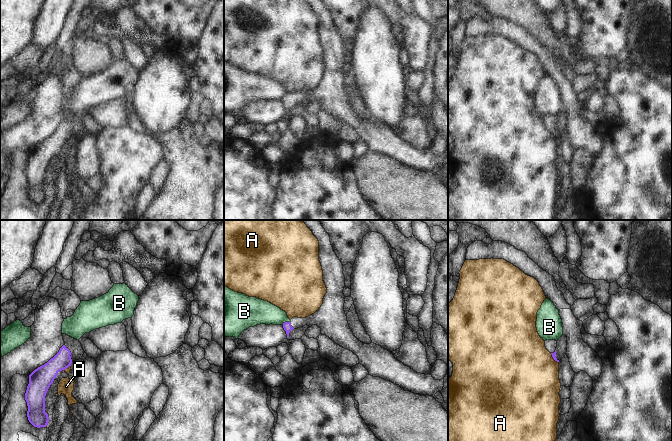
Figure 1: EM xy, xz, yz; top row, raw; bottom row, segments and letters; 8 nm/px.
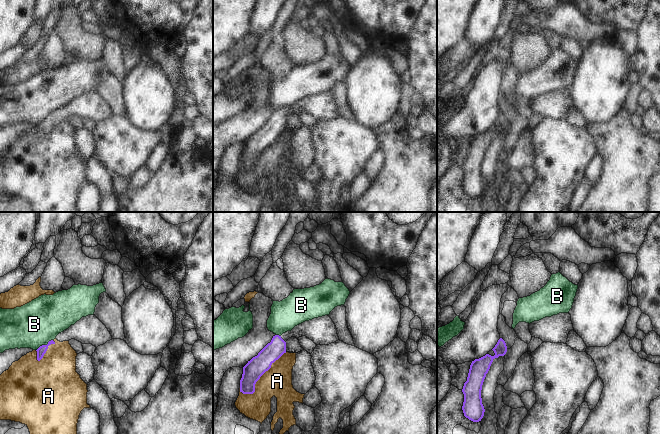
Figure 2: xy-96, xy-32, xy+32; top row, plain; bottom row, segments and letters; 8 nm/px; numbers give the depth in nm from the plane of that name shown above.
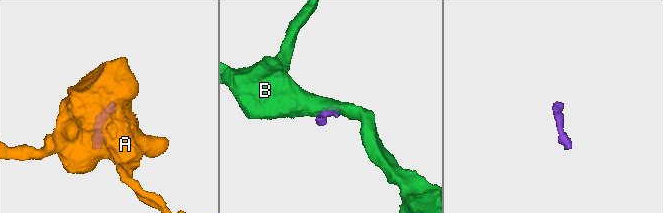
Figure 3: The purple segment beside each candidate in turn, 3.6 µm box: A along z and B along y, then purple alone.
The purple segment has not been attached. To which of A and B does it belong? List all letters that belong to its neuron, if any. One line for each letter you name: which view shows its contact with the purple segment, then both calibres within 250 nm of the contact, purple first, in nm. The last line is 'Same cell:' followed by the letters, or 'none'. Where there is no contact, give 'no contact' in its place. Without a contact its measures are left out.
Same cell: none

